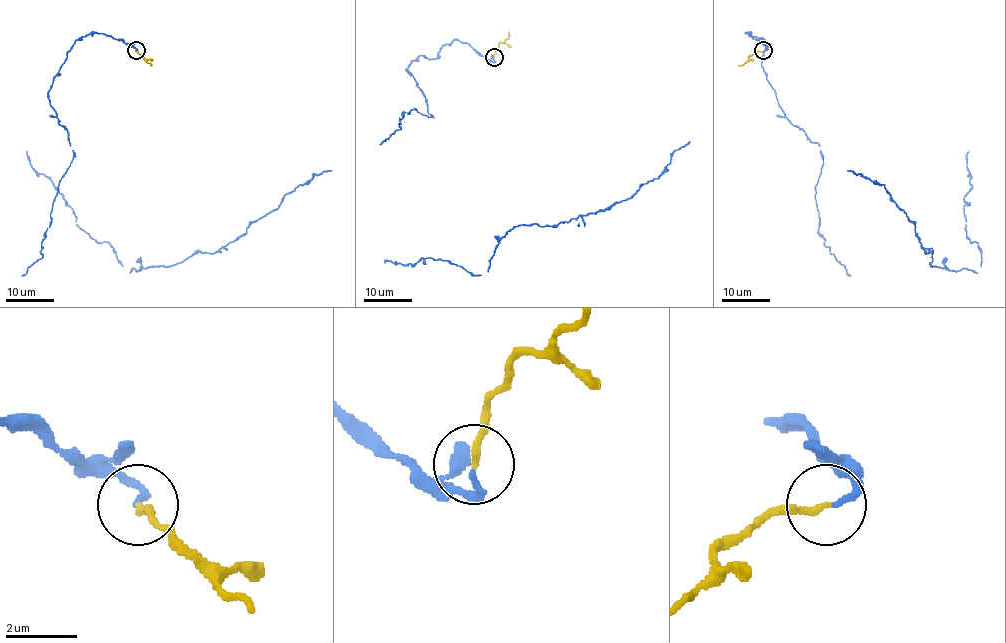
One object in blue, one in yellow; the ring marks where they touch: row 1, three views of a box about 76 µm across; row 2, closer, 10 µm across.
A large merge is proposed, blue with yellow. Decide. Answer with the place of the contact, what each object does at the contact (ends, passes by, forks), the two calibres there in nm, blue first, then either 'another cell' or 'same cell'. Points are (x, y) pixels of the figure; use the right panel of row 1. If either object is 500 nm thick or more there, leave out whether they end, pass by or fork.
at (763, 50); blue ends there; yellow ends there; 170 nm thick on the blue side, 190 nm on the other; same cell

